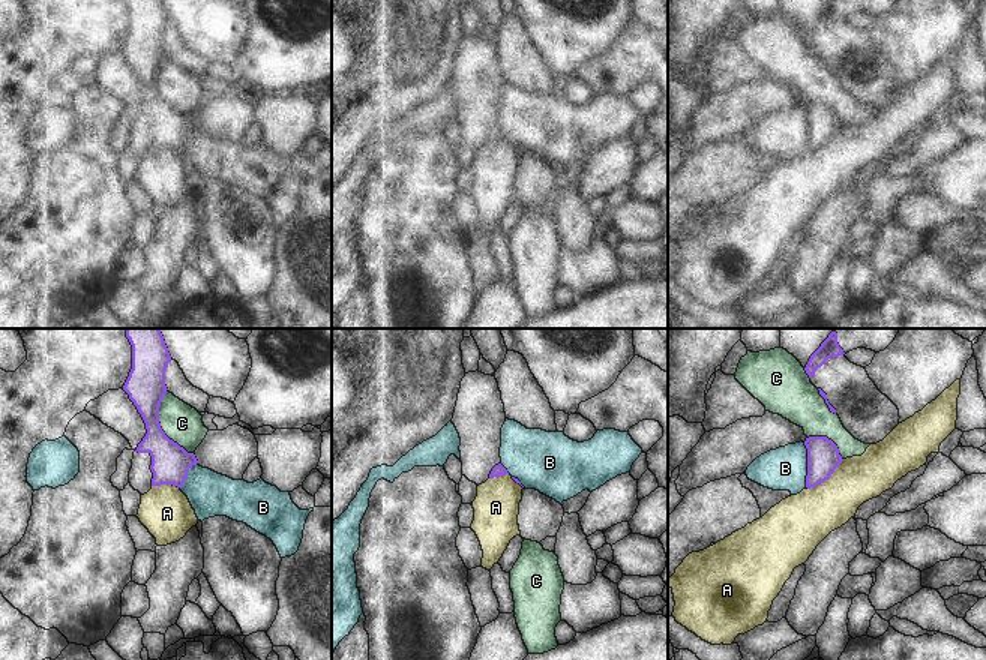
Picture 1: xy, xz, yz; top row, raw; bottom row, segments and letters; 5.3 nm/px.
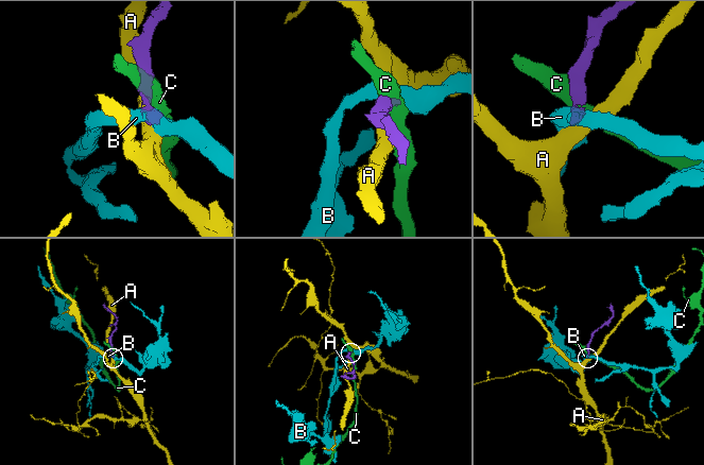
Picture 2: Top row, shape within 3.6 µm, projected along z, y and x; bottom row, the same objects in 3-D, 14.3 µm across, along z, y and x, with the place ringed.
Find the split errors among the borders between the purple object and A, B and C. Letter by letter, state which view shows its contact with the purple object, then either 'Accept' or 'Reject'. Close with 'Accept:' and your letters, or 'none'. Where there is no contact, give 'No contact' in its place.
A: Touches purple in yz. Reject
B: Touches purple in yz. Reject
C: Touches purple in xy. Reject
Accept: none.

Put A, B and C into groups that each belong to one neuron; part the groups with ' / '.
A / B / C

